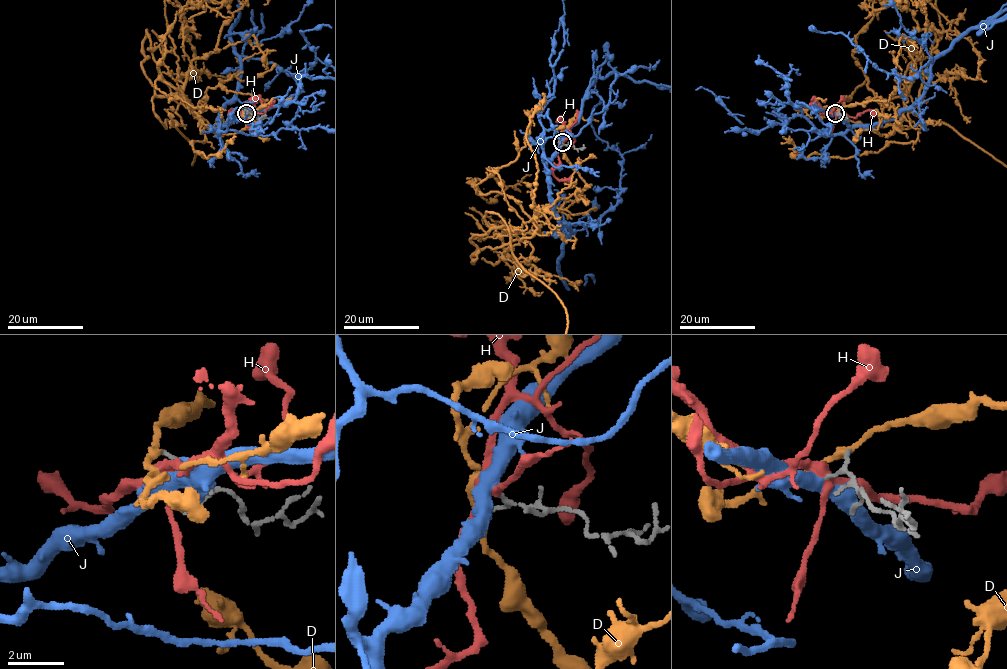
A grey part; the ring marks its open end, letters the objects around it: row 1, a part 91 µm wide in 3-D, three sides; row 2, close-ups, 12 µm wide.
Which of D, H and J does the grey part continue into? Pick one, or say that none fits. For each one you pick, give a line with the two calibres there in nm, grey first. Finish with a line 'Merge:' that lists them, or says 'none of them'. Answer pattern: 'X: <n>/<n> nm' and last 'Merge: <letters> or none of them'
J: 110/440 nm
Merge: J

